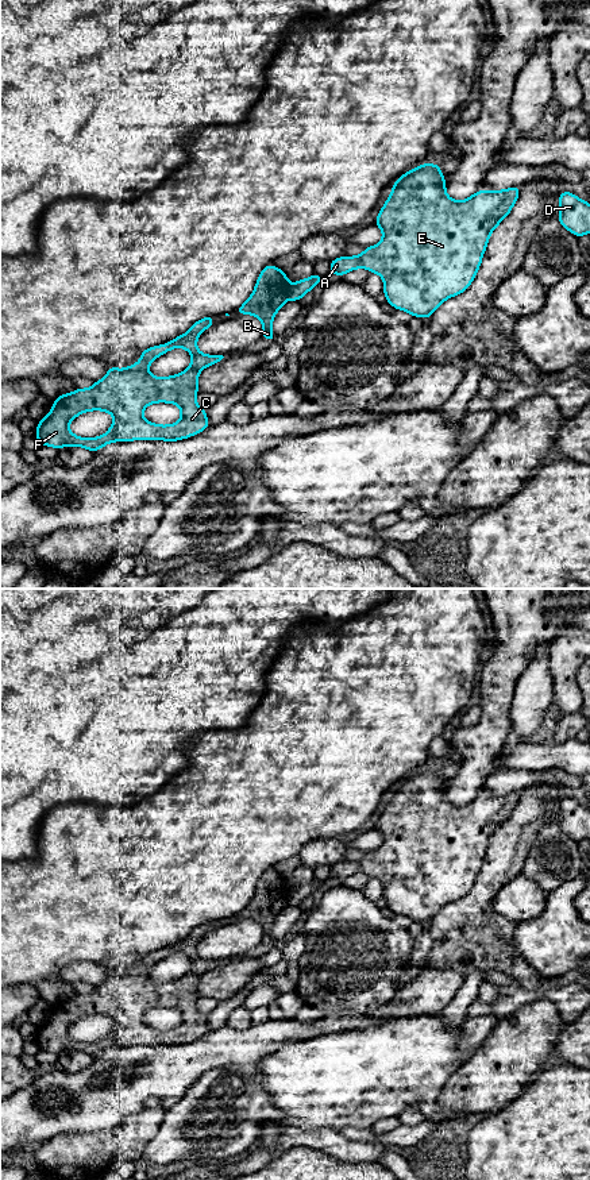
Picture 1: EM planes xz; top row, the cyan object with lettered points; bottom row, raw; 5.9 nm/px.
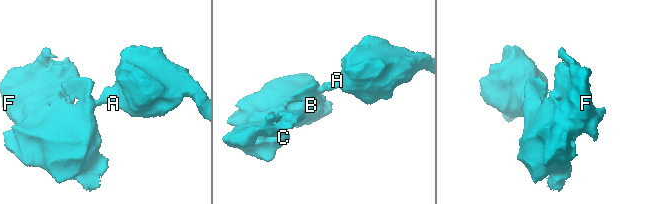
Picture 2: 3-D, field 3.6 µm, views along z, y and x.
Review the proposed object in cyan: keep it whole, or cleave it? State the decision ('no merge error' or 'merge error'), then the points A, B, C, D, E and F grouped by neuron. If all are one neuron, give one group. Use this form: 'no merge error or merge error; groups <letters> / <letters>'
merge error; groups A D E / B C F

